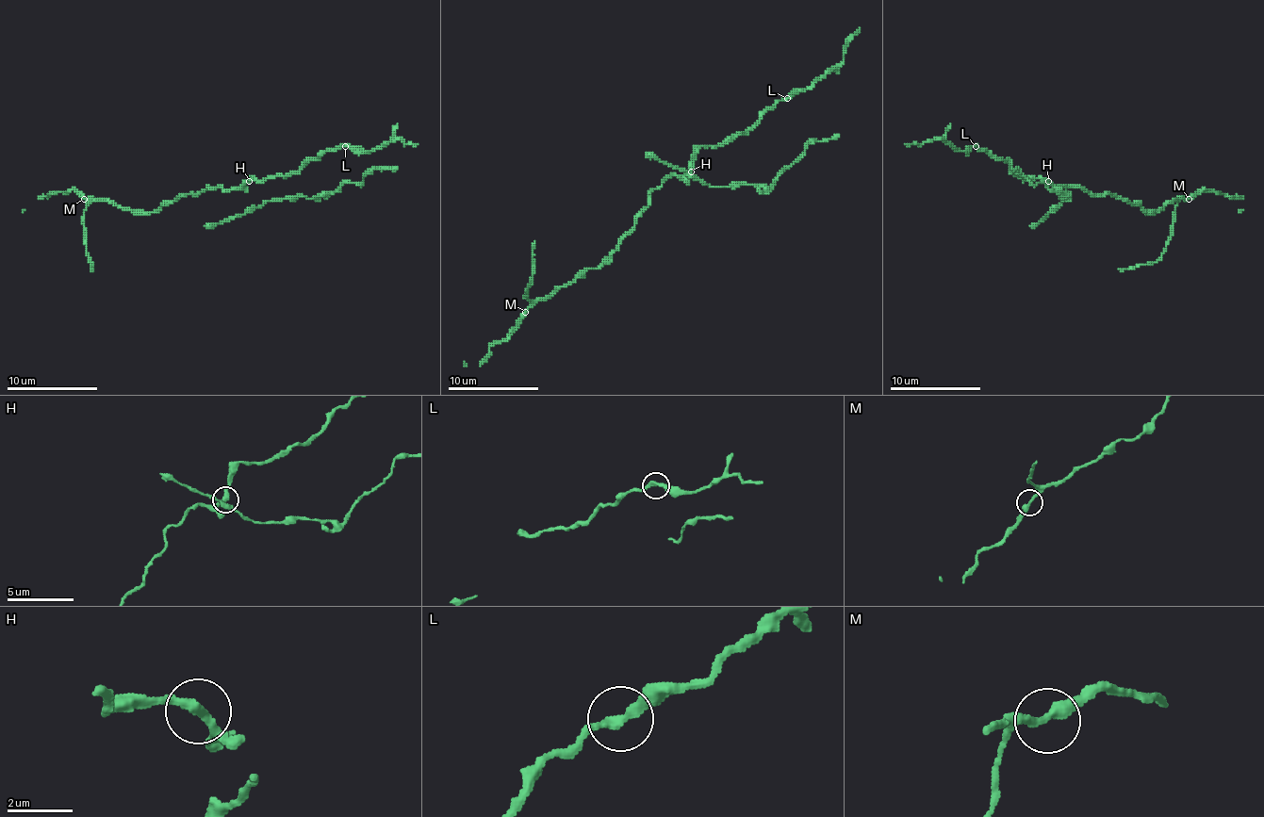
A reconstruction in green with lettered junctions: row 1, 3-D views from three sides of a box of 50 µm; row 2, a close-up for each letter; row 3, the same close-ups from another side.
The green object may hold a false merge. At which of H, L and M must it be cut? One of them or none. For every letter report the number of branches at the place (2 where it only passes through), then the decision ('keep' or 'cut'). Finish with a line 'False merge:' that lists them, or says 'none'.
H: 2 branches meet; keep
L: 2 branches meet; keep
M: 2 branches meet; keep
False merge: none

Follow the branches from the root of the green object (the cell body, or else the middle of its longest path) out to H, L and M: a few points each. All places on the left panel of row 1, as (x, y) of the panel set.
H: (213, 187), (243, 187), (250, 180)
L: (213, 187), (229, 189), (240, 187), (250, 178), (266, 180), (295, 173), (327, 151), (345, 146)
M: (213, 187), (206, 187), (200, 194), (182, 194), (163, 204), (155, 212), (132, 212), (106, 201), (84, 199)

